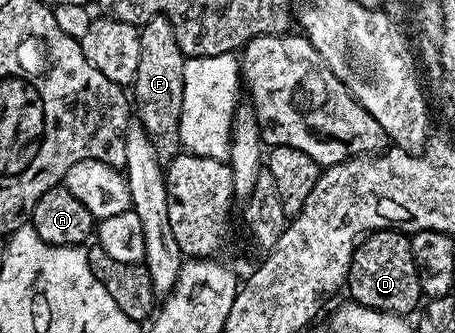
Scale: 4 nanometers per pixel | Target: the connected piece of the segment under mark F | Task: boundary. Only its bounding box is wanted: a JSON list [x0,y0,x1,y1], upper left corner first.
[132,16,186,163]

